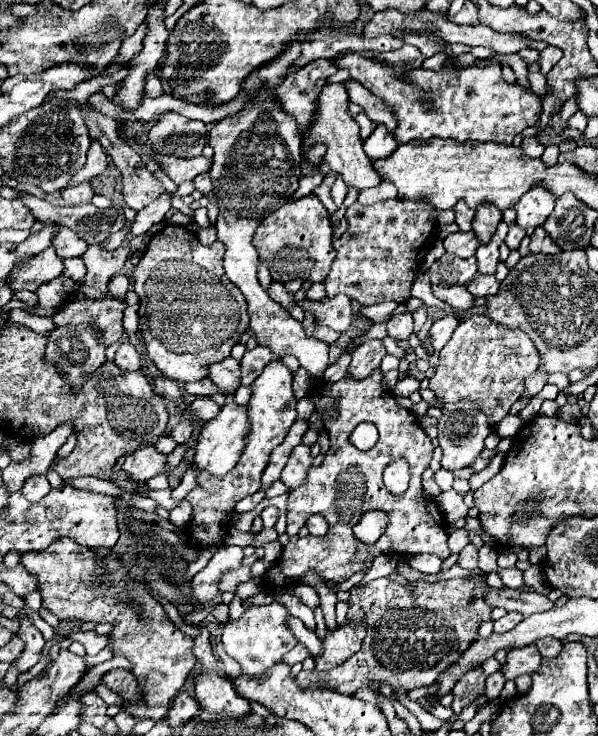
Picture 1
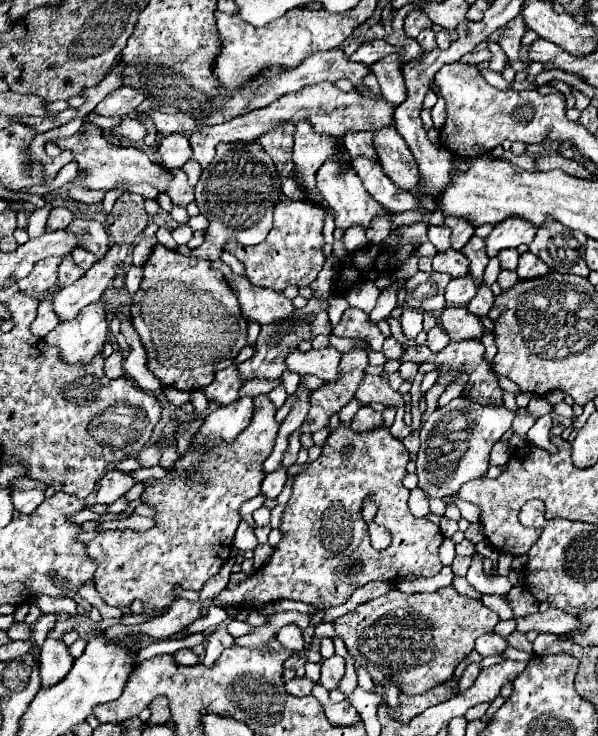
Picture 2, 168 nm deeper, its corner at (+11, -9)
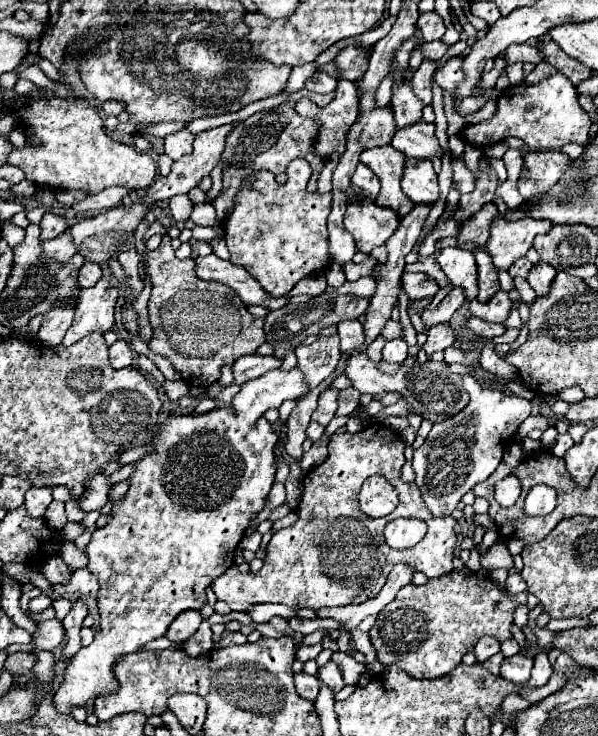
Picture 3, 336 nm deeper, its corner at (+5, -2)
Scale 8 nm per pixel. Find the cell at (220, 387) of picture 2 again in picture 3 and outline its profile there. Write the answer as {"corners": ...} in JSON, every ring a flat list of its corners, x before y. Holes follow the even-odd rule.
{"corners":[[247,355,247,357,239,357,239,361,235,361,233,365,233,377,235,377,235,383,237,385,243,385,247,383,249,379,255,379,271,369,277,369,281,367,283,359,277,359,273,355]]}

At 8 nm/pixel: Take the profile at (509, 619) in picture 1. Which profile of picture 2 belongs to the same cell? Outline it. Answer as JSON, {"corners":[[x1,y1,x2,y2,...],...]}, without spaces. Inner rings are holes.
{"corners":[[491,632,491,634,483,634,475,640,475,650,481,654,481,656,493,656,493,654,499,654,507,648,507,640,503,636,499,636,497,632]]}

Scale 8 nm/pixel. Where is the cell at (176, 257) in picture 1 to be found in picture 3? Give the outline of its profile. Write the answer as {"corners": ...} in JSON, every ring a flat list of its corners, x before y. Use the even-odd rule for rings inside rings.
{"corners":[[169,235,163,237,159,249,147,251,145,267,153,287,149,299,153,339,149,347,153,353,169,359,187,385,209,387,221,377,225,365,233,365,239,357,255,353,257,347,265,343,265,321,253,317,227,285,199,281,199,277,195,277,195,261,179,261]]}

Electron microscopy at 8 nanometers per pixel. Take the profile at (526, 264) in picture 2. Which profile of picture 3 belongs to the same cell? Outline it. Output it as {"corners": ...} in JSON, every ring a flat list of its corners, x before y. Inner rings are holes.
{"corners":[[539,263,539,265,533,265,527,281,533,287,533,291,537,293,537,297,545,297,551,289,551,283,553,283,555,275,557,275,557,271,551,269,547,263]]}

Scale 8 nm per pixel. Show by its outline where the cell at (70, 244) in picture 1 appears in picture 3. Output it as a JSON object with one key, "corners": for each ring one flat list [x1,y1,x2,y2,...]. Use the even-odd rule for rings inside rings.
{"corners":[[85,261,83,267,79,269,79,285,81,285,81,287,93,287,101,277,103,277,103,271,101,271,101,267,95,265,95,263]]}

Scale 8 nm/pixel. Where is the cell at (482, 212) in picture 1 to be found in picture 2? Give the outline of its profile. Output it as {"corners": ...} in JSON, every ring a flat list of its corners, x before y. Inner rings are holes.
{"corners":[[471,236,471,240,465,244,465,248,461,248,461,252,471,260,469,272,473,274,473,278,477,280,477,286,483,282,483,270,489,262,489,256,485,252,485,240,479,236]]}

